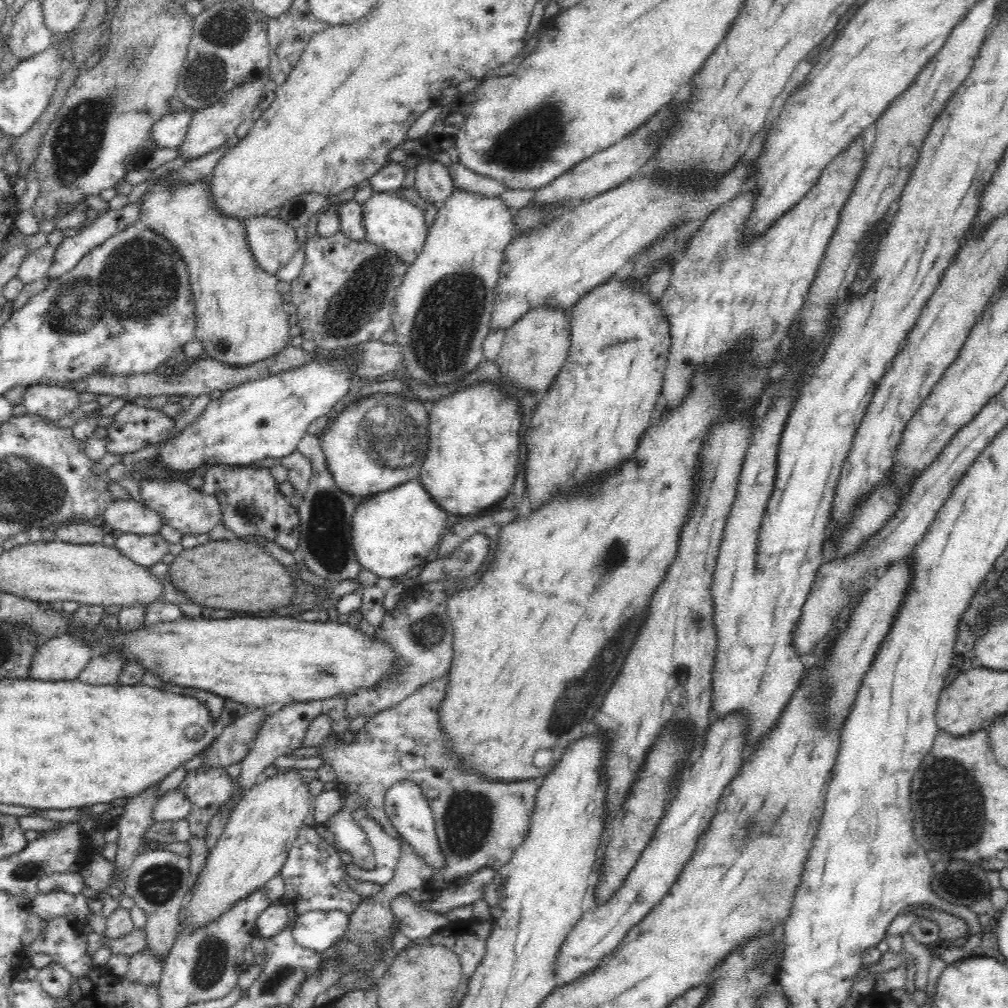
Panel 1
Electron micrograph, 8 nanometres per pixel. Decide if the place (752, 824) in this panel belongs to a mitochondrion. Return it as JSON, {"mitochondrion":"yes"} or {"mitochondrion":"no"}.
{"mitochondrion":"yes"}

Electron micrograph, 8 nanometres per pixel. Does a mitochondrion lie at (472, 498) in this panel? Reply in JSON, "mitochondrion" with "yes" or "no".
{"mitochondrion":"no"}

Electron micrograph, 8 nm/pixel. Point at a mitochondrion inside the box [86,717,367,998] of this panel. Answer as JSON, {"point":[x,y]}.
{"point":[210,963]}

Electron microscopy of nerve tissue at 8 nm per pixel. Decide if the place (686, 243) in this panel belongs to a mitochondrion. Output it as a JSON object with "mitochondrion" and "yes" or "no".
{"mitochondrion":"no"}

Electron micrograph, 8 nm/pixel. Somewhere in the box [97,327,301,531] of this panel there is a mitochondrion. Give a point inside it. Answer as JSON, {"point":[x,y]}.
{"point":[247,510]}

